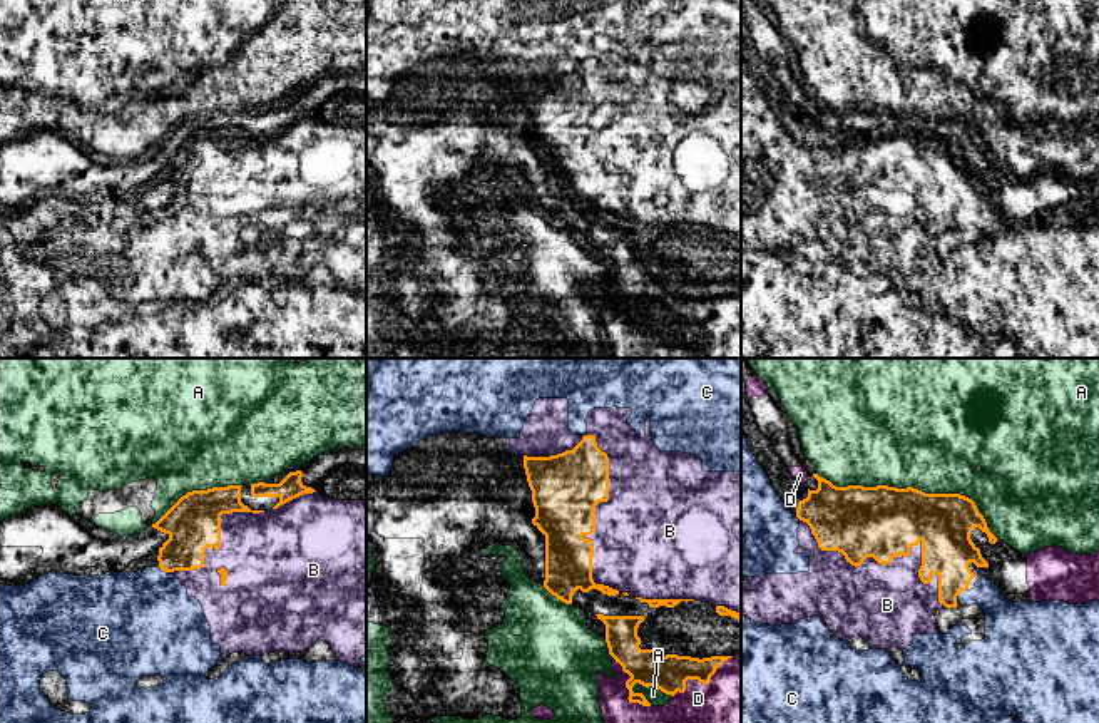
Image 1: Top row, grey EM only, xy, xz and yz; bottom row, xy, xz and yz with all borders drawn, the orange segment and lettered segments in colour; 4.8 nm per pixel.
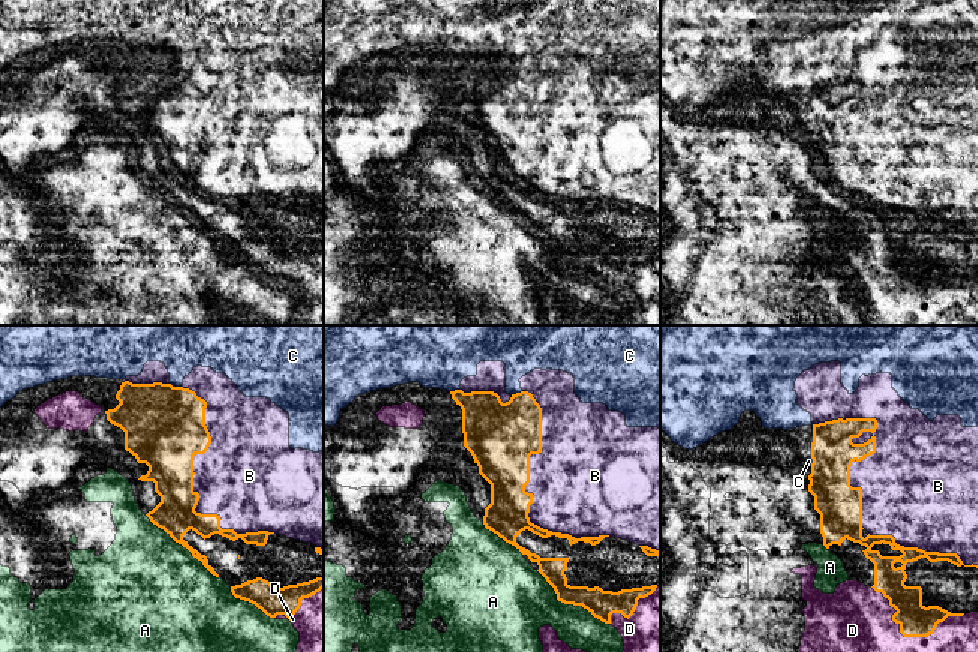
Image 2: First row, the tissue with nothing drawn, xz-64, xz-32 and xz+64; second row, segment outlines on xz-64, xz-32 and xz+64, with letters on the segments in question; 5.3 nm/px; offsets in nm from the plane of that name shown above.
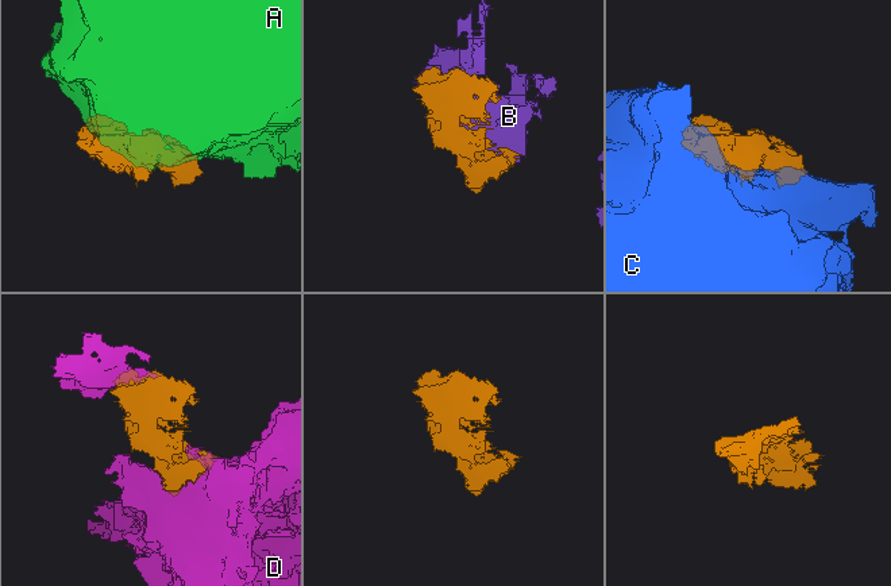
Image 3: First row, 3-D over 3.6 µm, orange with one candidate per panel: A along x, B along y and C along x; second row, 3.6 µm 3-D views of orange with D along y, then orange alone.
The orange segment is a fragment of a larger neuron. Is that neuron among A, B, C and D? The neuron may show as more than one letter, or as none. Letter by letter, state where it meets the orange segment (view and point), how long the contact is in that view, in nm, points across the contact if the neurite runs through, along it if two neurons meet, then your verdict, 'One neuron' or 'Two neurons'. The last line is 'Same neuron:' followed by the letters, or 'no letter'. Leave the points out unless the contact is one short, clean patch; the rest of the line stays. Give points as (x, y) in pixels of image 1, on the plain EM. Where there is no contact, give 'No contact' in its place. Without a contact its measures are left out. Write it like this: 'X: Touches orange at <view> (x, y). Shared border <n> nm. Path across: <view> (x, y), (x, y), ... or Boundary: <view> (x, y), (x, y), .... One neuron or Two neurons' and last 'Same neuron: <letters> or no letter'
A: Touches orange at yz (912, 112). Shared border 950 nm. One neuron
B: Touches orange at xz (608, 114). Shared border 800 nm. Two neurons
C: Touches orange at yz (957, 220). Shared border 100 nm. Two neurons
D: Touches orange at xz (701, 307). Shared border 360 nm. Two neurons
Same neuron: A

